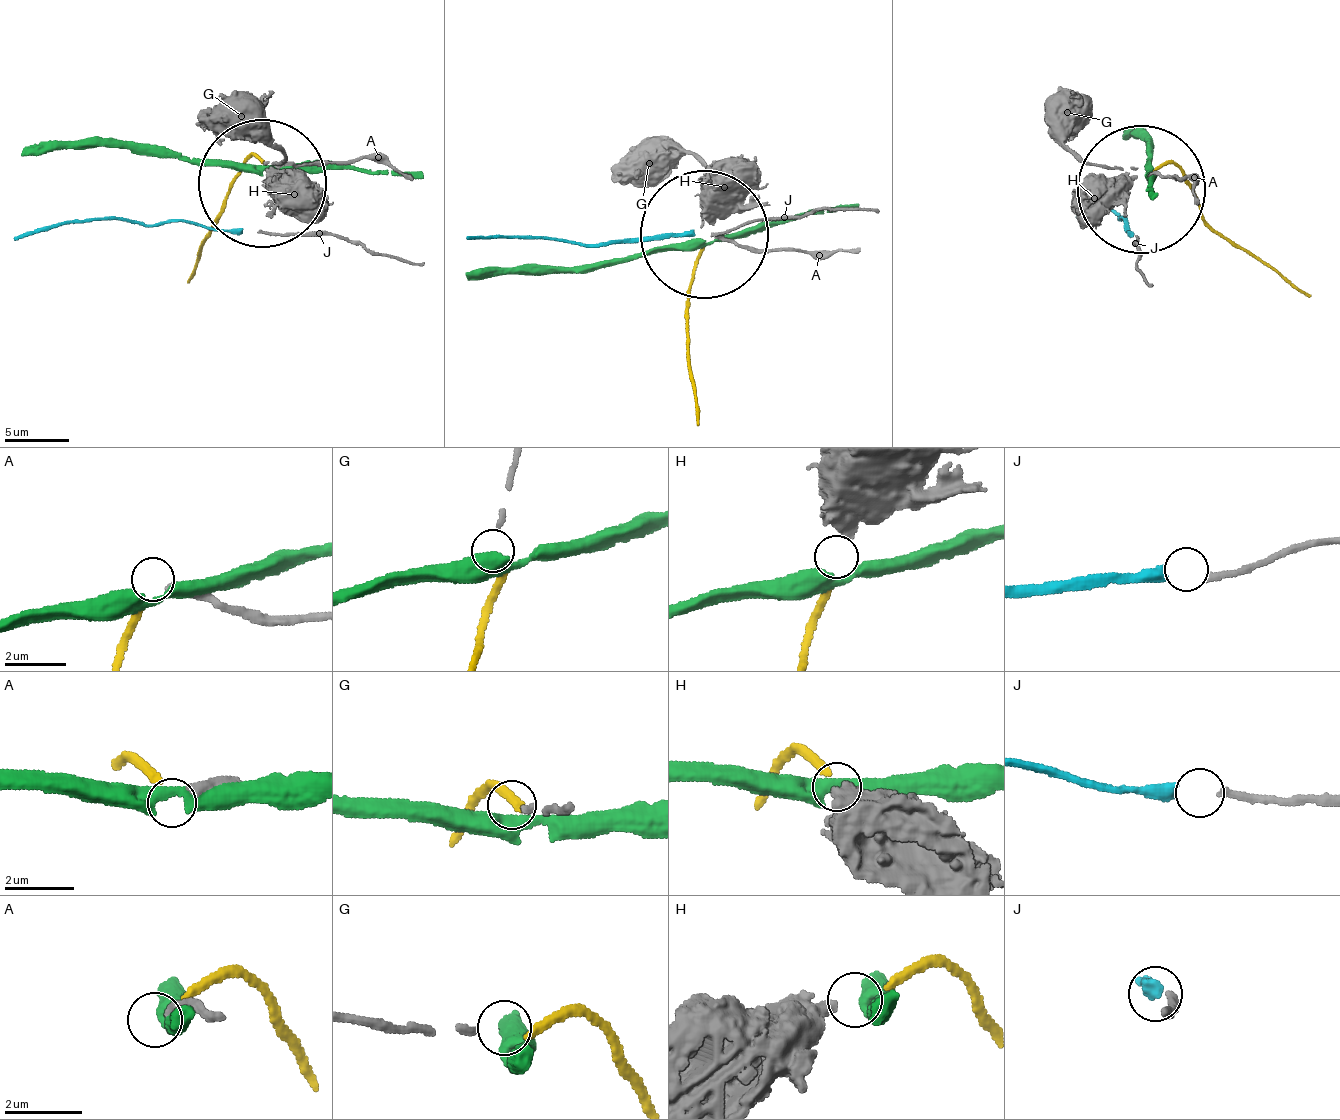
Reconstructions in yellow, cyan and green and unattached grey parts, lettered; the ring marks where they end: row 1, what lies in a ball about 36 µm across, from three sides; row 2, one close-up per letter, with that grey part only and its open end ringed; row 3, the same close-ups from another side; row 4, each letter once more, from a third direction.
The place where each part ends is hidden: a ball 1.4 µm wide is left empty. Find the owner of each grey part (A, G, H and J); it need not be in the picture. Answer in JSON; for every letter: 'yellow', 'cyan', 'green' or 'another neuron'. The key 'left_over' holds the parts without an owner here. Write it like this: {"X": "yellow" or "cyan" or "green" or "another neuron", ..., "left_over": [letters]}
{"A": "another neuron", "G": "another neuron", "H": "yellow", "J": "cyan", "left_over": ["A", "G"]}

